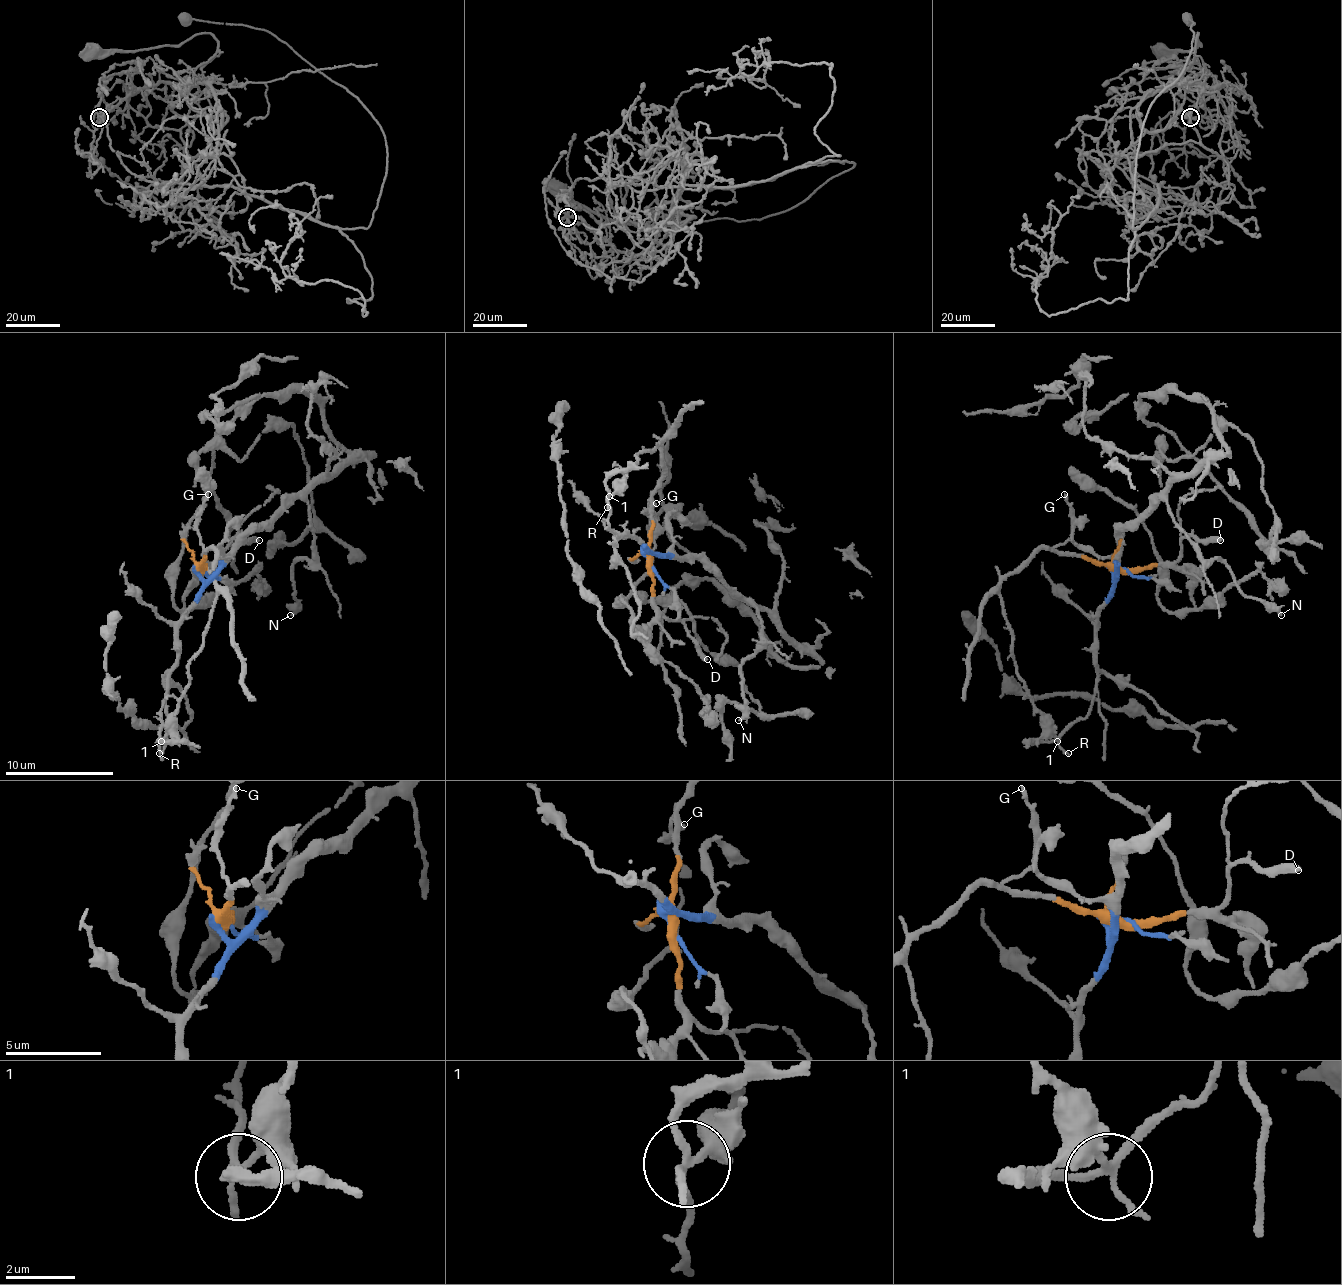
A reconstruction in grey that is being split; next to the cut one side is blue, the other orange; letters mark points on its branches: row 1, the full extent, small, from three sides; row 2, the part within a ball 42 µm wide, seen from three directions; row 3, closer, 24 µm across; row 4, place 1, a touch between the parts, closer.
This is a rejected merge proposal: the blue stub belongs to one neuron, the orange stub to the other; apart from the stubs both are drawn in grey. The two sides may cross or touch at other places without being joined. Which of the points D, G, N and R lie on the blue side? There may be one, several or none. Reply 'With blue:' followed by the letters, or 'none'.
With blue: N

